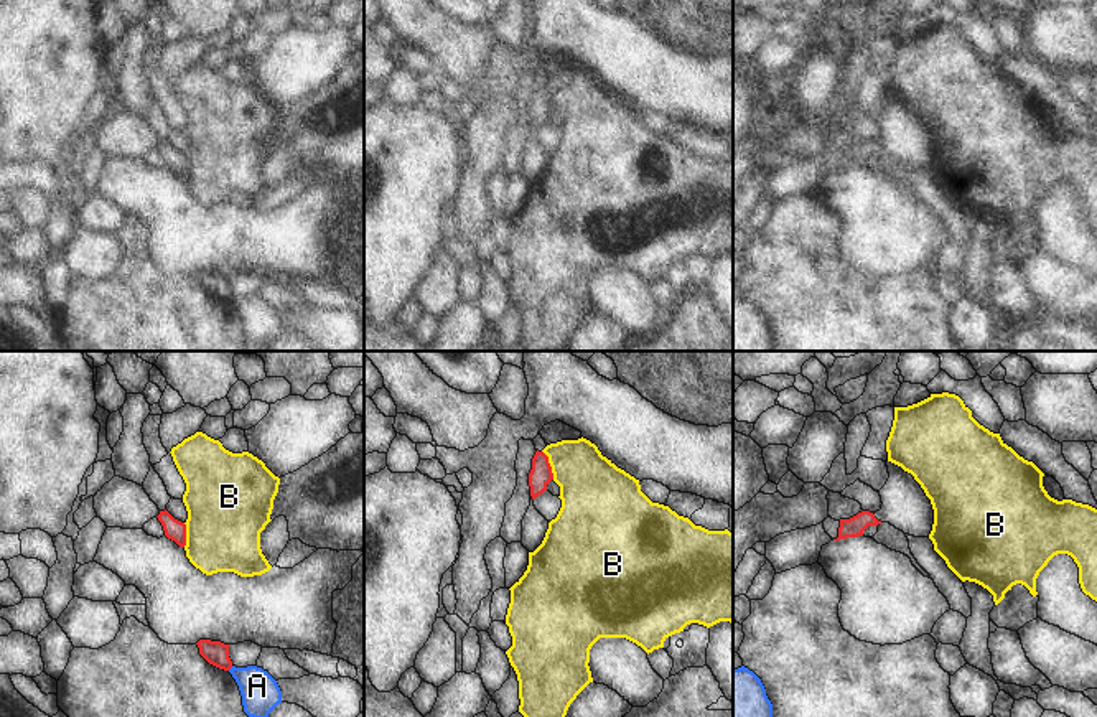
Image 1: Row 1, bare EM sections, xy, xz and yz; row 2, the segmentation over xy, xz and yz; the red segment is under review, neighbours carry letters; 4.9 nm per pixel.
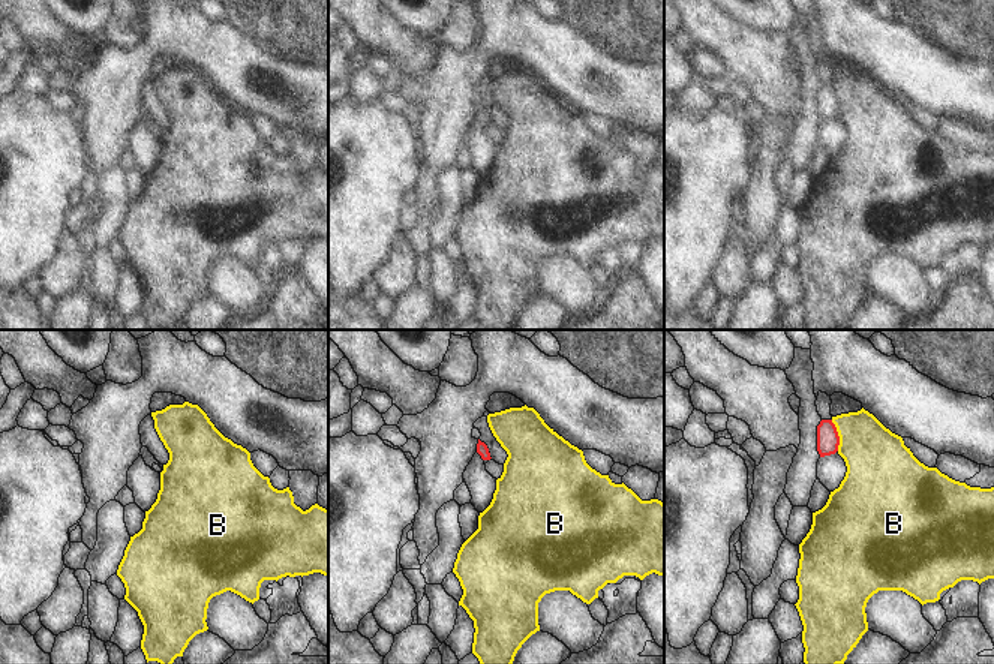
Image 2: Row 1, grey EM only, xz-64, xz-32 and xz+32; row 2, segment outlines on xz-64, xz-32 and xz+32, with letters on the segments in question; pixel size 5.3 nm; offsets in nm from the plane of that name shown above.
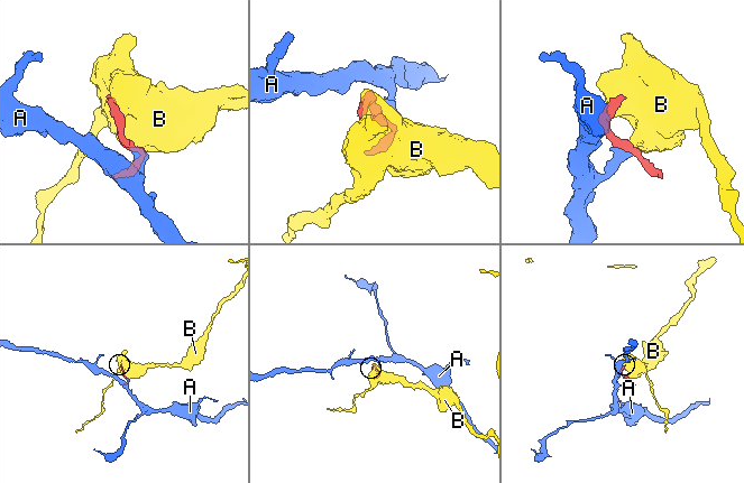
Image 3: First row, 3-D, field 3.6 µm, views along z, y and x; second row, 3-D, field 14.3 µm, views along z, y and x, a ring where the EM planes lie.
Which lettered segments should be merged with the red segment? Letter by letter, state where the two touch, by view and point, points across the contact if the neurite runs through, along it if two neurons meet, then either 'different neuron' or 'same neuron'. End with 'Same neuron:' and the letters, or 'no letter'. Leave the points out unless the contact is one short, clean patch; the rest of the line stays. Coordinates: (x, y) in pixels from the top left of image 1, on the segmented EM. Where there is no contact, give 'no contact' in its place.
A: xy (229, 668) | along xy (233, 666), (228, 670) | different neuron
B: xz (549, 465) | different neuron
Same neuron: no letter

